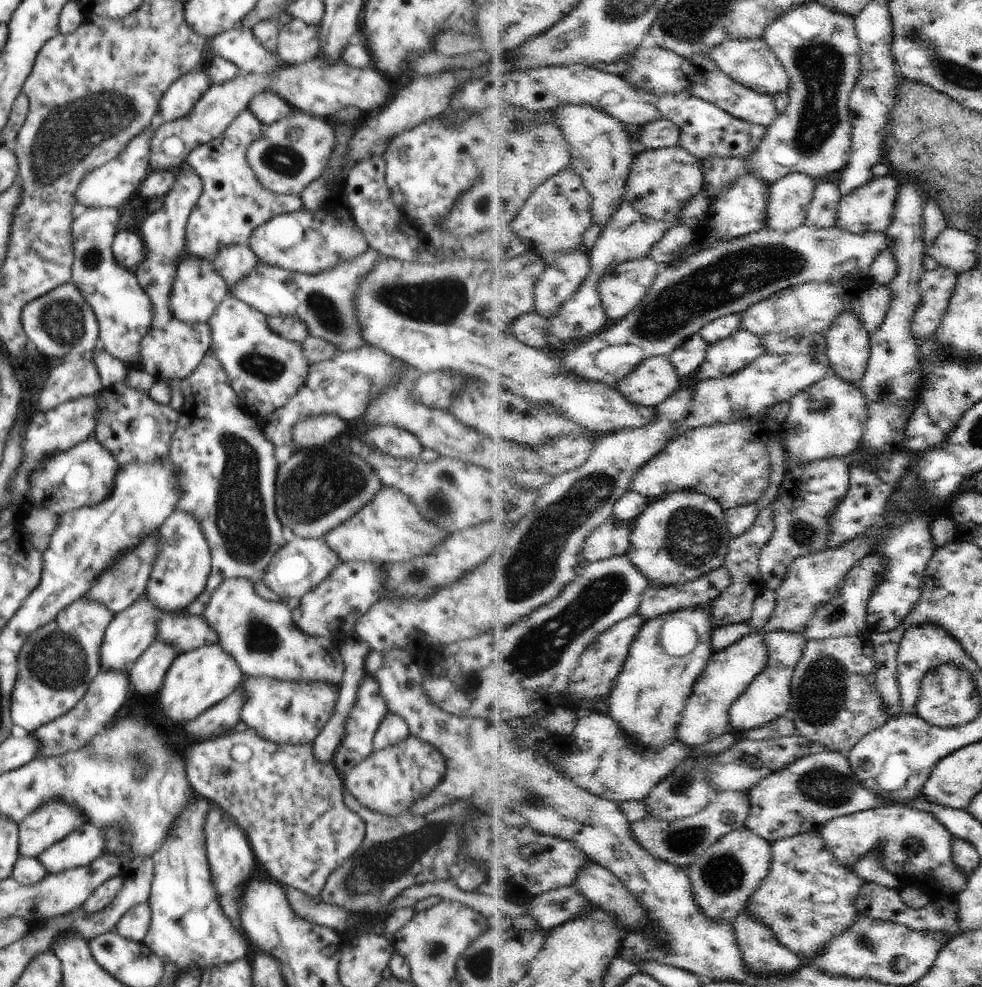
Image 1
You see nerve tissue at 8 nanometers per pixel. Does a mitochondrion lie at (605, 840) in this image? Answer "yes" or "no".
no

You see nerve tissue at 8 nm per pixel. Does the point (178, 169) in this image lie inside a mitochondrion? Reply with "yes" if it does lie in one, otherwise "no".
no

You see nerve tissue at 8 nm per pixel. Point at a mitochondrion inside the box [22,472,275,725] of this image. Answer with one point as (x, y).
(56, 660)

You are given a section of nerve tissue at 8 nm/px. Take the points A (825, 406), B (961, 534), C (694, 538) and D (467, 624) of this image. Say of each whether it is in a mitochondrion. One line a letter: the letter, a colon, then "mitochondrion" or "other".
A: other
B: other
C: mitochondrion
D: other

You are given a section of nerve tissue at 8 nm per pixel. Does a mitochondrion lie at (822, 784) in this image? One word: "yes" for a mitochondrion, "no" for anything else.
yes

